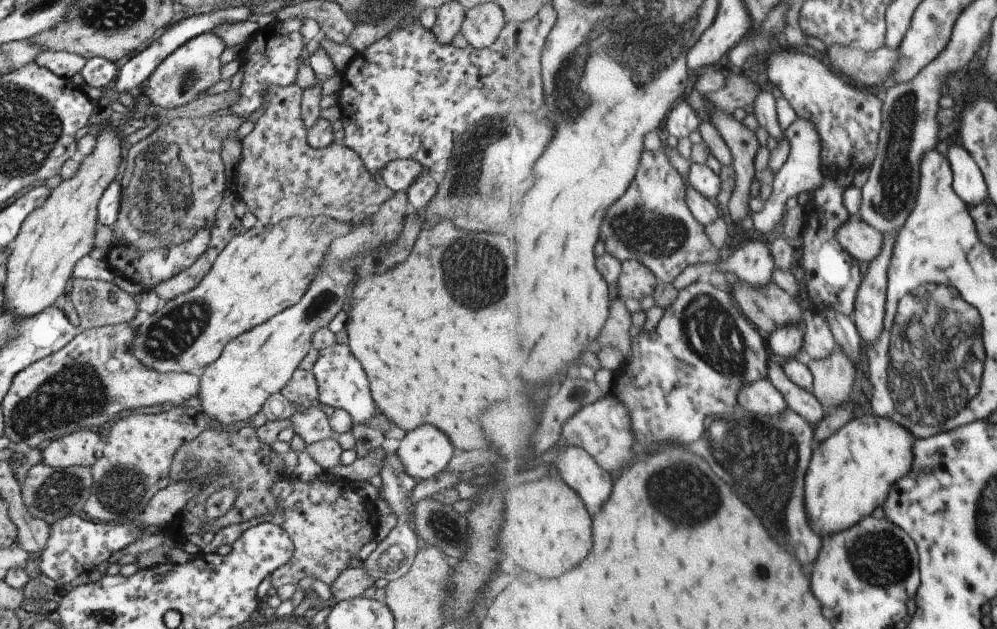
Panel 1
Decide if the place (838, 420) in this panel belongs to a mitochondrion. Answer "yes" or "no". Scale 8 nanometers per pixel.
no

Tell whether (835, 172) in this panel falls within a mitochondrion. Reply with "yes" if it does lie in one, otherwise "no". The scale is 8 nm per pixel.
no

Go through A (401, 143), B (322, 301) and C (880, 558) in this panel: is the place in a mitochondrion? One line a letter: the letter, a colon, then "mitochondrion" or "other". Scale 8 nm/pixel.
A: other
B: mitochondrion
C: mitochondrion

